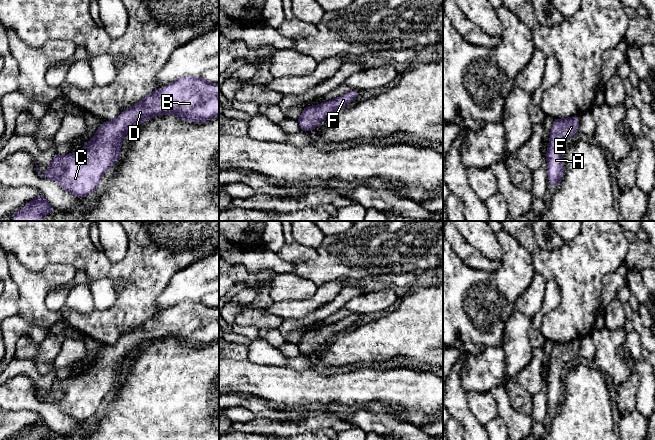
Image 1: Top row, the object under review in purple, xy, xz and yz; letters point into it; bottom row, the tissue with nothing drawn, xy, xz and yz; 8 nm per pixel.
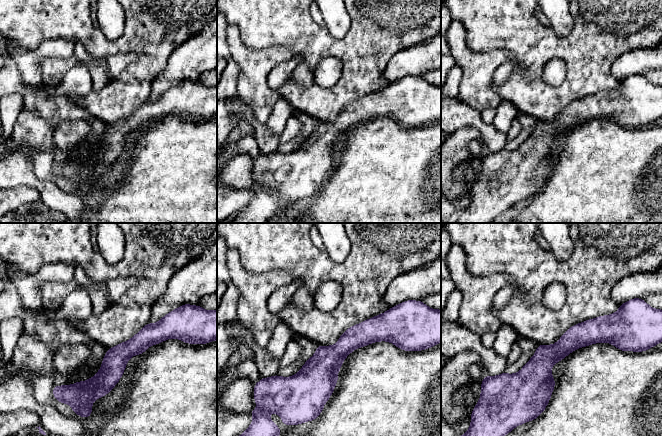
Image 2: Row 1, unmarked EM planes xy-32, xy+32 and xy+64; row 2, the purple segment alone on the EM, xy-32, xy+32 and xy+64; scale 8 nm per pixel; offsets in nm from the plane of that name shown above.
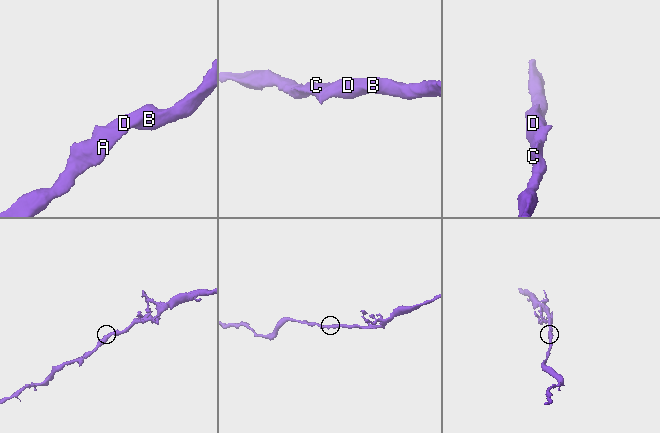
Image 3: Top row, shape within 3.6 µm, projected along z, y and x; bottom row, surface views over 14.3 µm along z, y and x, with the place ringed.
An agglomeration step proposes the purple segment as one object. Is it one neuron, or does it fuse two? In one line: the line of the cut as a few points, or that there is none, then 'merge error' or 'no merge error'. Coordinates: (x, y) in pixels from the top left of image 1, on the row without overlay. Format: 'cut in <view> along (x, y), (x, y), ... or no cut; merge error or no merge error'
no cut; no merge error

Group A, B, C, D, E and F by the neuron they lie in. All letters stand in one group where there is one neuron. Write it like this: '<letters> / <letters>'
A B C D E F

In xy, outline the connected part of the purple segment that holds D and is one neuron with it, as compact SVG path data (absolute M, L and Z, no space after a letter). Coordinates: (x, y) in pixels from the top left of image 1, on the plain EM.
M184 300L163 312L156 313L142 325L122 336L113 345L104 345L96 359L76 376L60 380L55 378L42 402L55 404L66 415L79 422L96 414L105 396L110 394L121 379L122 364L127 357L148 343L173 338L181 344L202 346L219 341L219 307L211 308L202 301Z

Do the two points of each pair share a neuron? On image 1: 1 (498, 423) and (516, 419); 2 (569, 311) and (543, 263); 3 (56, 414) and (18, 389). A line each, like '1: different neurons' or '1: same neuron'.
1: different neurons
2: same neuron
3: same neuron

